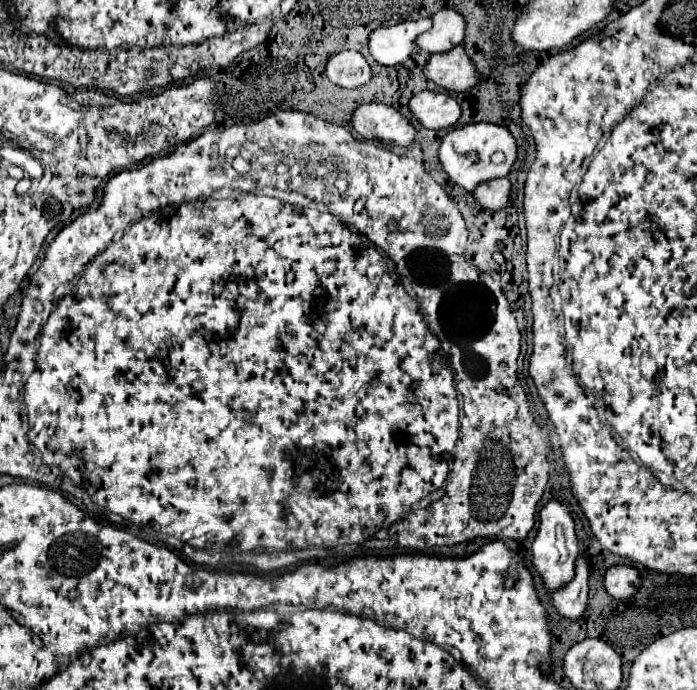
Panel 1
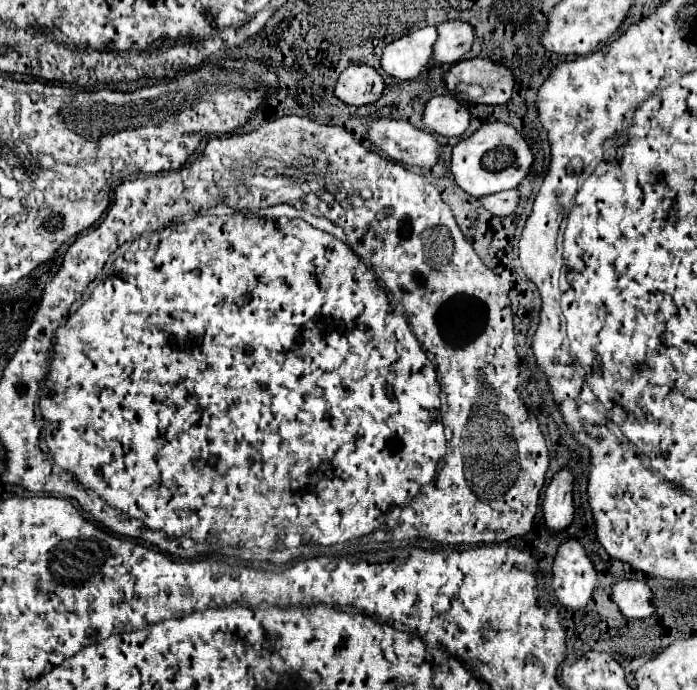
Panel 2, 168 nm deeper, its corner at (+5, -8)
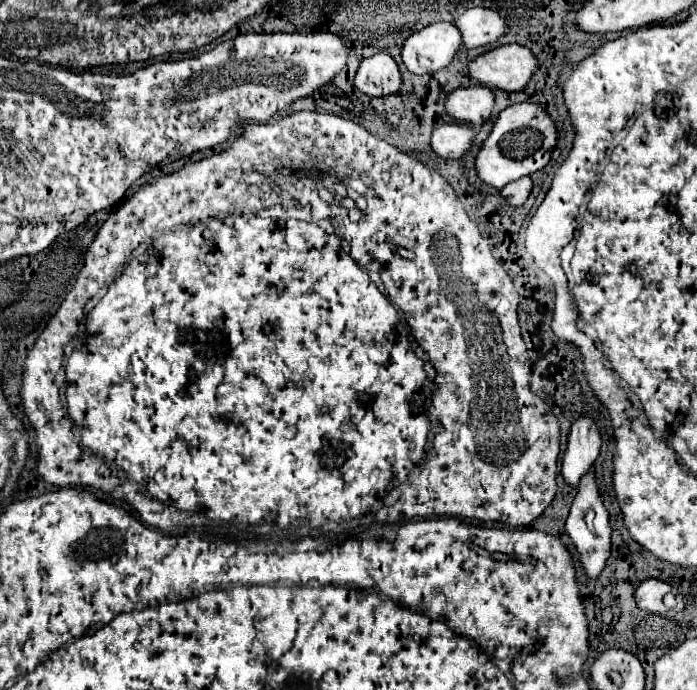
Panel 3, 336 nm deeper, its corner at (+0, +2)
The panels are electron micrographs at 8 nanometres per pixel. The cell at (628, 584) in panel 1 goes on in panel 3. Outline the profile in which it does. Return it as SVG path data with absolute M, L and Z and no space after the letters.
M647 578L643 582L639 582L639 586L635 588L635 600L637 600L637 606L641 610L647 610L647 612L665 612L667 608L663 606L663 596L667 592L675 592L673 586L657 580L657 578Z

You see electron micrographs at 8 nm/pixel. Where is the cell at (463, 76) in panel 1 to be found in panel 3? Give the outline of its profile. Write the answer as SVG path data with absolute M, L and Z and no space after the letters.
M505 44L479 54L469 62L469 74L489 88L519 92L537 70L535 56L521 44Z

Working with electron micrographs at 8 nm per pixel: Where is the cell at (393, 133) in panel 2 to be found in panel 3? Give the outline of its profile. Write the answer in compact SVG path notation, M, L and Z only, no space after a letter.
M441 124L431 132L431 150L445 158L445 160L455 160L461 158L469 148L471 148L473 132L467 126L461 124Z

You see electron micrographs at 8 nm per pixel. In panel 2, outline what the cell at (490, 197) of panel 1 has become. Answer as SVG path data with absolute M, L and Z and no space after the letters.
M506 190L506 192L498 192L498 194L490 194L480 198L480 202L484 204L486 210L490 210L496 216L508 216L516 210L520 200L518 190Z

